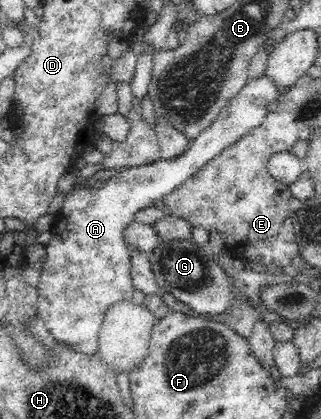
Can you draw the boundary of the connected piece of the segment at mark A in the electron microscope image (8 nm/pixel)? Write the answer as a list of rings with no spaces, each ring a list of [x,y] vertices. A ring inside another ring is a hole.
[[[267,74],[249,79],[247,85],[218,113],[209,127],[206,127],[195,139],[192,139],[185,153],[173,161],[159,157],[155,163],[141,167],[121,167],[115,176],[101,183],[101,188],[85,185],[79,186],[84,180],[75,182],[66,193],[61,210],[57,213],[55,223],[50,230],[51,241],[46,244],[46,263],[42,271],[39,285],[36,289],[39,295],[38,313],[45,320],[49,333],[57,342],[71,346],[71,349],[82,355],[95,355],[98,352],[98,333],[105,312],[115,303],[132,301],[134,286],[131,273],[131,249],[126,243],[125,229],[135,220],[136,214],[144,207],[149,207],[181,187],[193,174],[207,165],[221,151],[243,139],[253,127],[259,127],[269,111],[267,106],[271,101],[277,101],[282,91],[277,89],[275,82]]]

